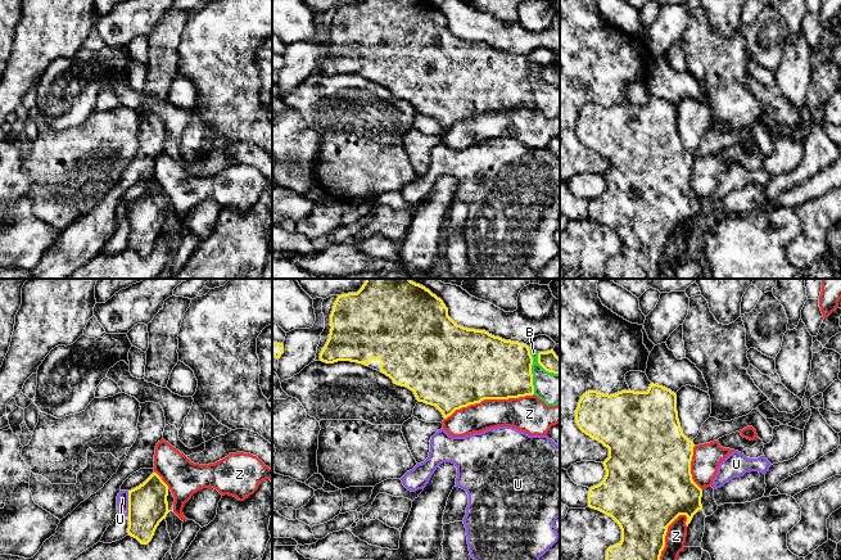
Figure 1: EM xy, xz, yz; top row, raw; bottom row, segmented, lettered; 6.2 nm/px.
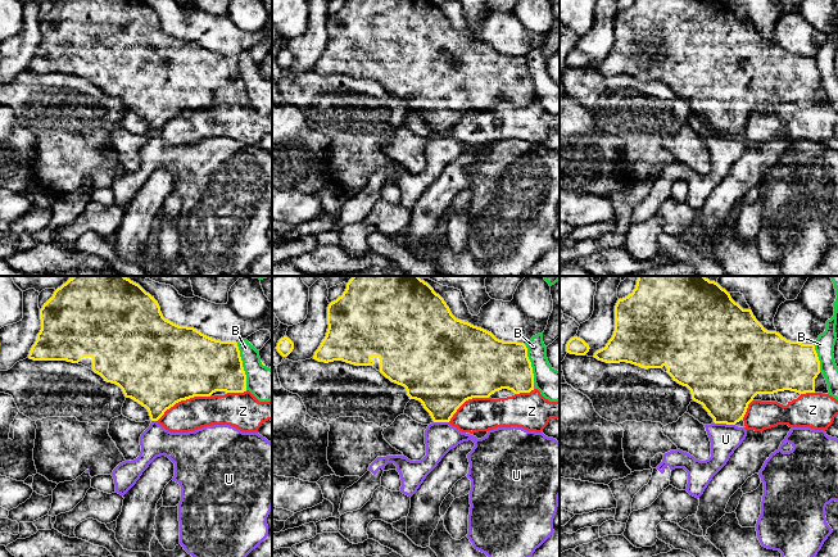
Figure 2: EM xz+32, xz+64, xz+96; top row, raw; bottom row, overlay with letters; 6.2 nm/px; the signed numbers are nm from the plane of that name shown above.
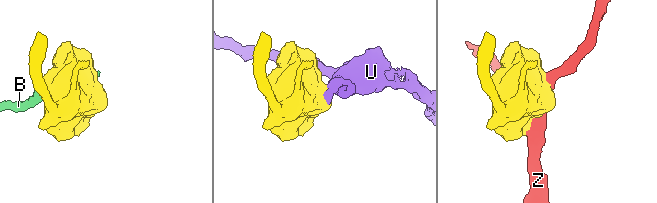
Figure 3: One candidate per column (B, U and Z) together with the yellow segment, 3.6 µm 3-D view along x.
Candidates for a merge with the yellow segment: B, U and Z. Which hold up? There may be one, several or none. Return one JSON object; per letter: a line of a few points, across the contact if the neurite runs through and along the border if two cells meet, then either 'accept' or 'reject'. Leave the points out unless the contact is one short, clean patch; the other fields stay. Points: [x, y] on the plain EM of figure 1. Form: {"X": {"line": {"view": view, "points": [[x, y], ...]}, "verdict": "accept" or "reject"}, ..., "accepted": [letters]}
{"B": {"verdict": "reject"}, "U": {"line": {"view": "xy", "points": [[127, 203], [129, 227]]}, "verdict": "reject"}, "Z": {"verdict": "reject"}, "accepted": []}

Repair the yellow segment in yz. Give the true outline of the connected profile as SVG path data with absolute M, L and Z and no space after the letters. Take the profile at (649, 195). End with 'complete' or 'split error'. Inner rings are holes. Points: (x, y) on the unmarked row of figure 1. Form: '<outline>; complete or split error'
M654 95L646 104L629 101L609 108L588 103L578 114L575 135L583 145L609 161L609 170L602 175L606 188L600 197L588 203L588 220L611 229L621 241L621 253L606 262L606 279L657 279L665 259L668 239L679 227L687 229L688 239L693 227L702 222L702 202L693 194L691 186L695 157L681 140L677 107Z; complete

